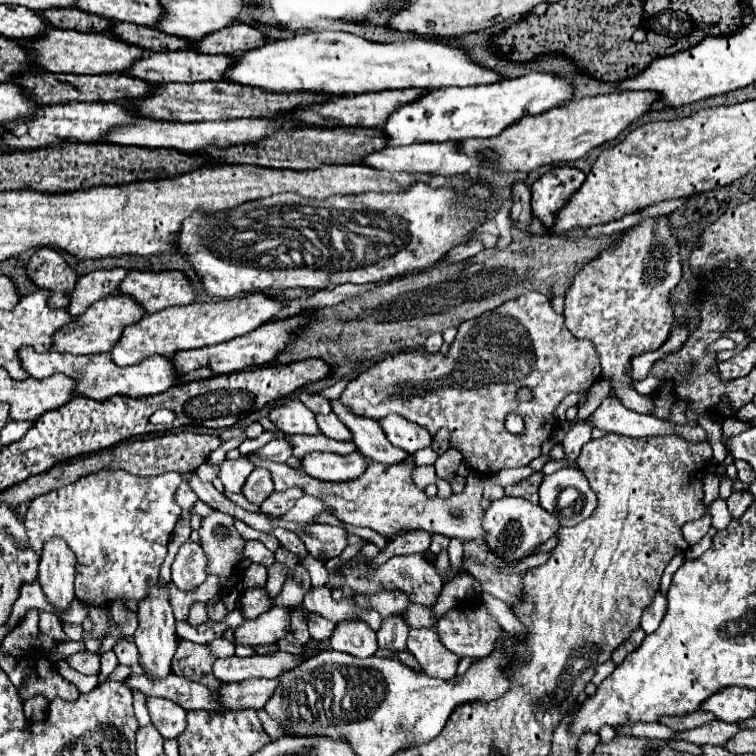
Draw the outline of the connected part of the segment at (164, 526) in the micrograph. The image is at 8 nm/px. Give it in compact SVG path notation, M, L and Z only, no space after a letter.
M97 471L85 475L73 485L49 491L29 503L23 523L31 549L41 555L47 539L63 539L77 555L75 595L87 605L115 599L141 601L159 581L169 537L181 517L175 501L179 485L181 475L177 473L137 477L127 471Z

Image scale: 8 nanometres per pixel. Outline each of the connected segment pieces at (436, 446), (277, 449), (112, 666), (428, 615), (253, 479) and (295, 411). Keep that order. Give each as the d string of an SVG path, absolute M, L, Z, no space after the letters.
M442 428L434 437L431 447L438 455L442 455L450 448L449 435L448 429Z
M273 439L267 445L263 445L261 449L257 449L255 453L259 459L271 459L275 463L285 463L293 455L287 439Z
M110 650L101 656L101 671L98 676L98 683L104 683L110 674L116 669L119 665L117 657L113 650Z
M411 604L403 613L405 620L409 623L411 629L418 629L421 627L433 627L437 623L435 615L433 615L433 607L421 606L418 604Z
M257 467L249 477L247 483L243 487L243 495L247 497L247 501L261 505L271 493L273 493L273 481L269 471L265 471L263 467Z
M289 399L285 405L273 409L269 419L287 435L305 433L305 435L319 435L321 429L315 423L315 413L305 407L299 399Z

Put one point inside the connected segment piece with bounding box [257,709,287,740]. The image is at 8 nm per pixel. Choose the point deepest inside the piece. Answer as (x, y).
(274, 729)

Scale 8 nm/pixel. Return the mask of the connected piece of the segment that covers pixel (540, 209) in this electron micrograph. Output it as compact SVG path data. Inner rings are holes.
M563 165L553 167L533 183L531 187L533 213L541 219L545 227L553 225L555 211L567 203L567 199L581 187L583 181L585 173L581 169Z

